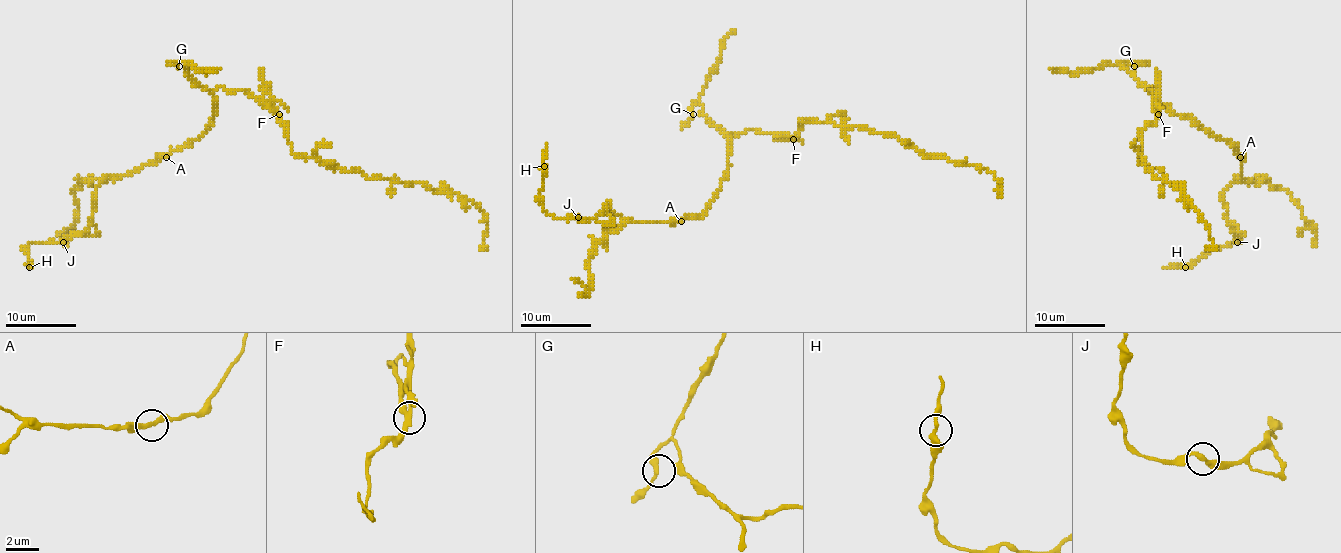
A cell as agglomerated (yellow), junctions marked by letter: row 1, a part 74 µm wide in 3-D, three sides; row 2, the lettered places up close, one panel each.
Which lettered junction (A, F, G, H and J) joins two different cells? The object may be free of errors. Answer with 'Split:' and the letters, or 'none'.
Split: F

